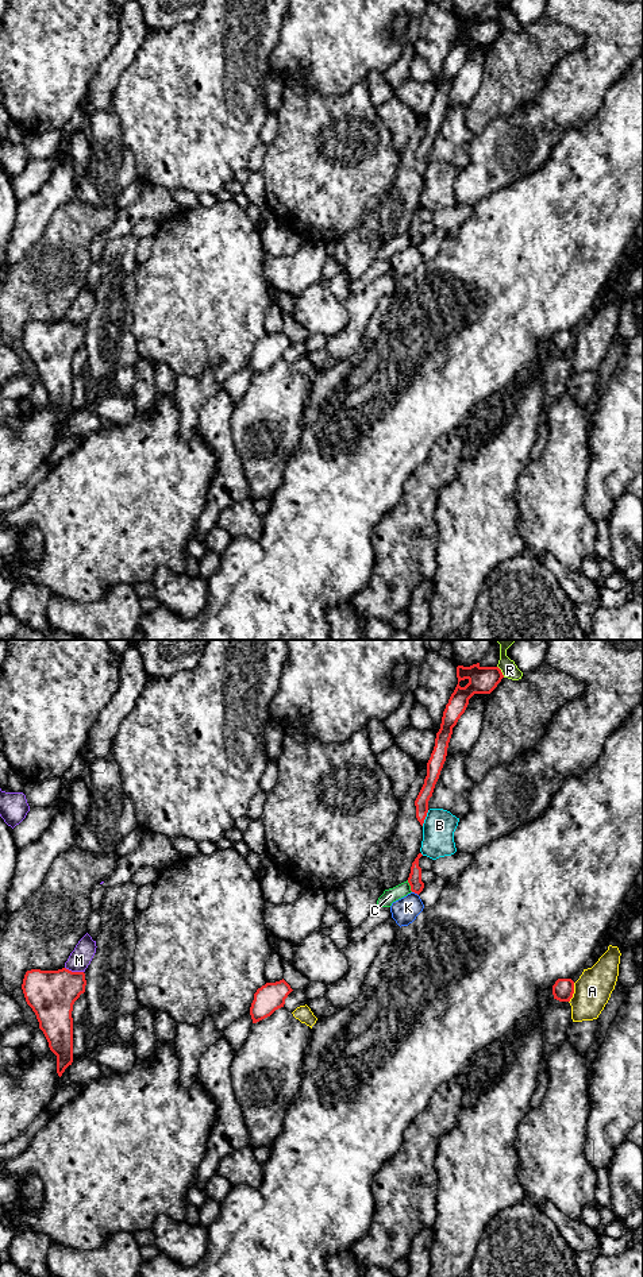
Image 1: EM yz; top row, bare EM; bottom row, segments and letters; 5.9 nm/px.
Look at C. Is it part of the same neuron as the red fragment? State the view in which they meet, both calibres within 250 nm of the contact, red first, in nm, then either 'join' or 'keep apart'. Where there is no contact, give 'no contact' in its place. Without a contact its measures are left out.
yz | 80/90 nm | keep apart

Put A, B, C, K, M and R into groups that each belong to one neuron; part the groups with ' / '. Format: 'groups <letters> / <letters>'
groups A / B / C / K / M / R

